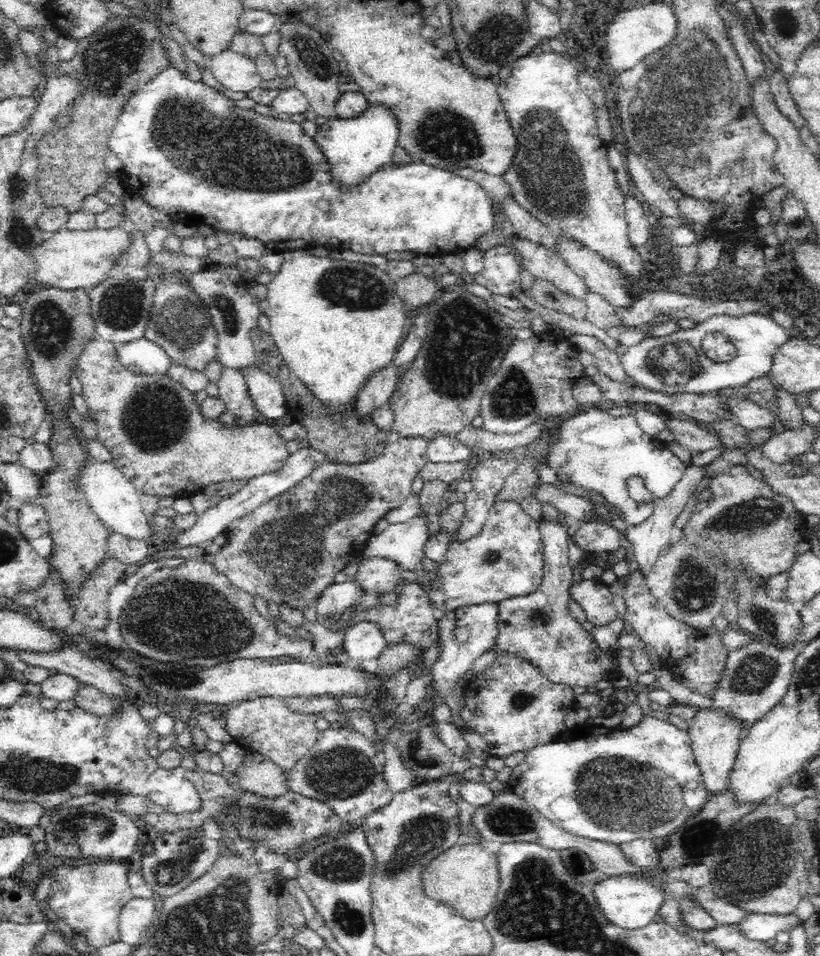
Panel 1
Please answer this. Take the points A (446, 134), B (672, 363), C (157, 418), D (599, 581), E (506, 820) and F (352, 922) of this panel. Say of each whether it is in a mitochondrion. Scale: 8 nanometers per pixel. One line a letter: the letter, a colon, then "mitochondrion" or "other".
A: mitochondrion
B: mitochondrion
C: mitochondrion
D: other
E: mitochondrion
F: mitochondrion

